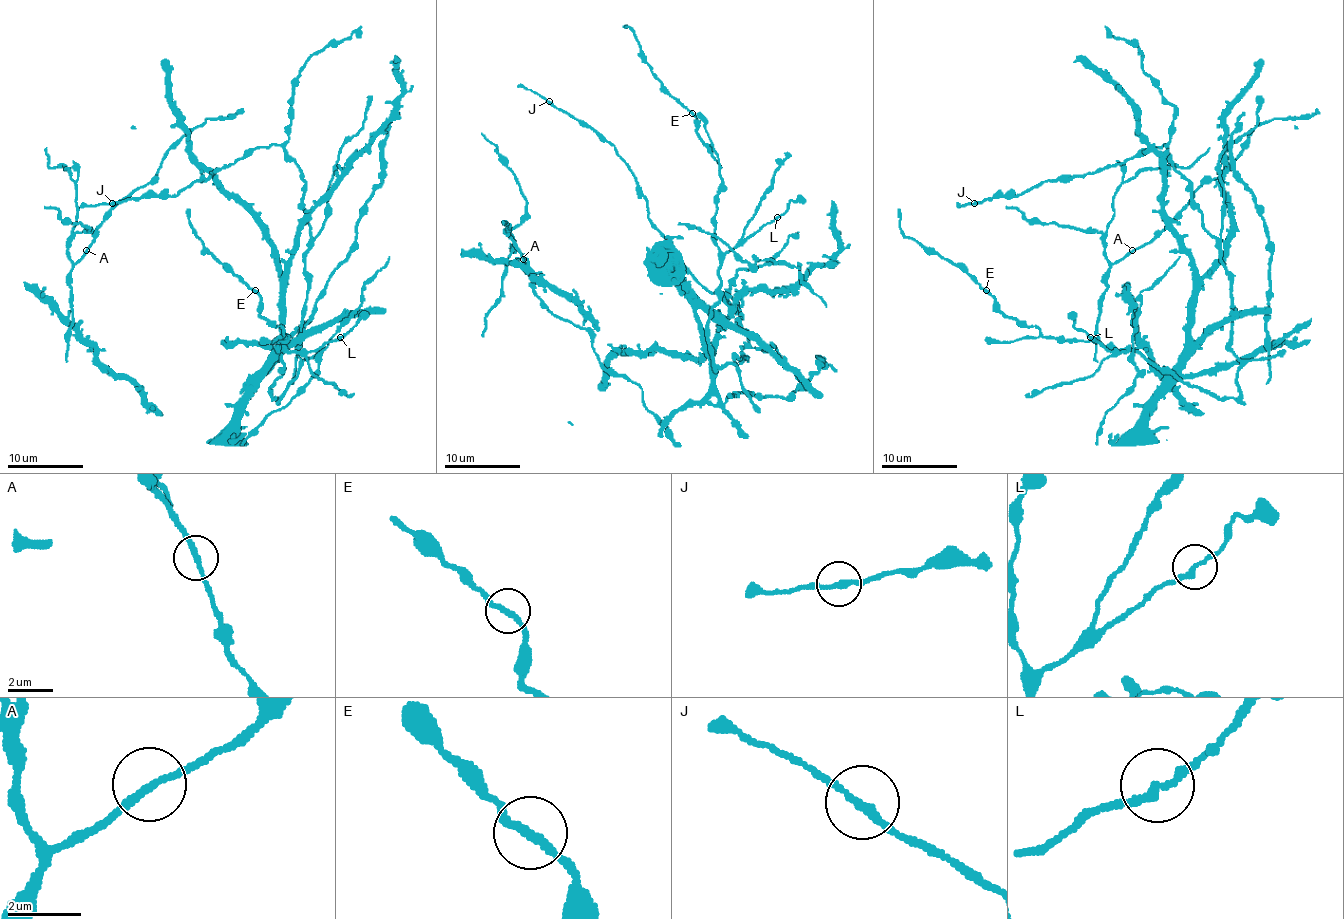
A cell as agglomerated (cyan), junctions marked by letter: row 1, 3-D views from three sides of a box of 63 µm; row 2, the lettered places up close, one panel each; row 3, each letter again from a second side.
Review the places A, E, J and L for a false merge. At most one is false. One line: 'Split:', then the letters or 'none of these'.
Split: none of these

